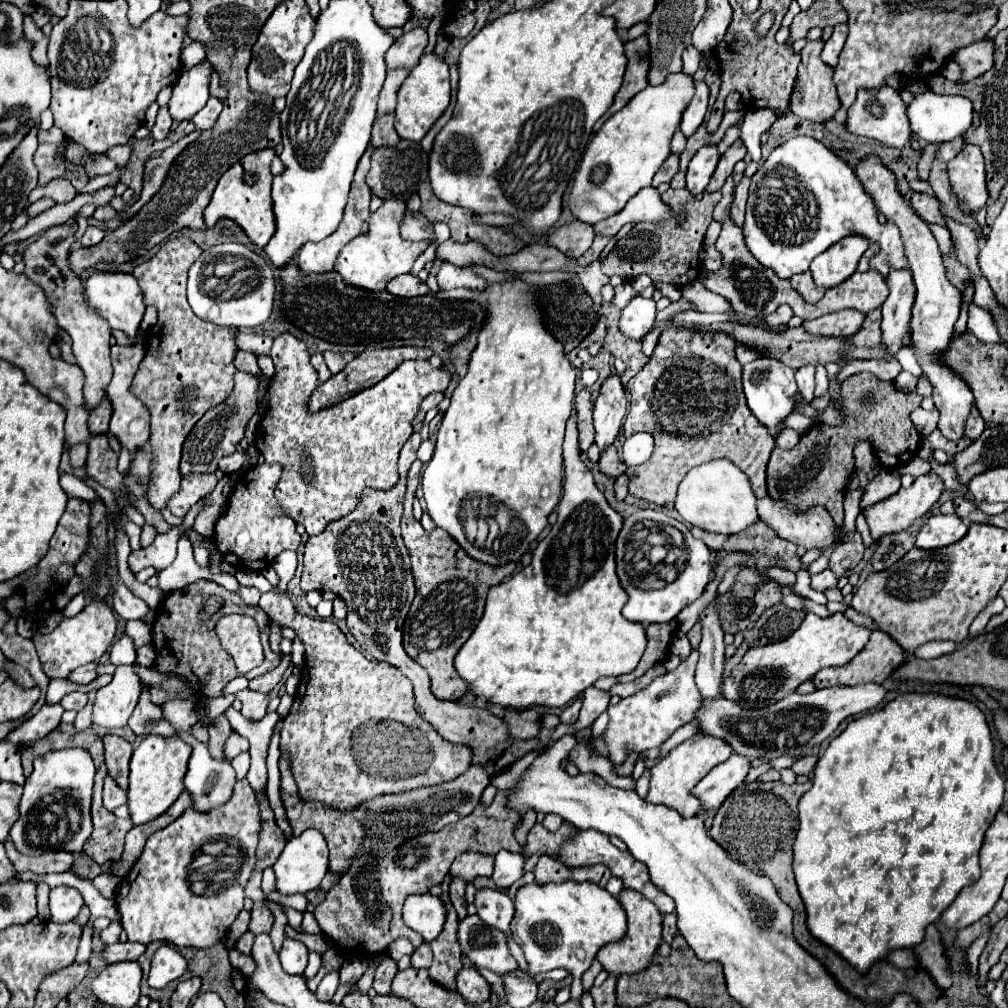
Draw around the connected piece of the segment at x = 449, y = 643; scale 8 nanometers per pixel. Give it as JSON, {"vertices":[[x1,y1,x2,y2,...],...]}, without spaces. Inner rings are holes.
{"vertices":[[416,460,408,472,408,490,404,496,402,516,402,538,412,556,412,572,416,580,416,598,404,624,404,648,412,660,428,670,432,692,438,698,458,700,466,694,468,684,456,674,454,656,480,622,488,588,506,580,516,570,516,564,508,562,504,566,490,566,478,562,470,558,460,548,460,544,442,528,426,532,412,514,412,500,420,484,420,470,422,464]]}

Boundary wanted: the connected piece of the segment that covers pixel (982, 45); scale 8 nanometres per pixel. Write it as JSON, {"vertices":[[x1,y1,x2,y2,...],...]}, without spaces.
{"vertices":[[992,38,980,40,976,44,970,44,966,48,962,48,960,52,956,52,954,60,962,66,964,74,962,74,962,82,974,80,976,76,988,72,988,68,994,66,994,42]]}

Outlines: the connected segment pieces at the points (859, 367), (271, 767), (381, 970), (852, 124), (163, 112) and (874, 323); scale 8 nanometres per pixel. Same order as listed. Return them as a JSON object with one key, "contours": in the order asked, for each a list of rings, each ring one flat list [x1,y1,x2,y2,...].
{"contours":[[[850,360,848,364,840,366,840,372,836,374,836,382,844,382,848,376,858,374,858,372,872,372,880,380,894,380,900,372,898,360]],[[278,732,272,736,272,742,270,742,270,754,268,754,268,798,270,798,270,806,272,810,276,812,278,820,282,822,282,812,284,810,284,804,280,800,280,768,278,768,278,760,280,760,280,748,278,748]],[[385,957,375,970,372,988,378,994,390,994,392,990,390,986,392,986,396,972,398,972,398,964,391,957]],[[884,86,884,88,874,88,874,90,860,90,856,96,856,102,848,110,848,124,846,128,852,134,858,136,868,136,874,138,890,148,904,148,910,142,910,120,906,116,906,104,900,98,900,92]],[[160,108,156,124,152,128,152,136,156,140,164,140,170,134,170,128,172,128,172,116,170,116,170,112,168,112,168,108]],[[876,308,866,314,866,320,862,324,862,330,856,332,850,340,856,346,876,346,880,344,882,330,880,330,880,318,882,318,882,308]]]}

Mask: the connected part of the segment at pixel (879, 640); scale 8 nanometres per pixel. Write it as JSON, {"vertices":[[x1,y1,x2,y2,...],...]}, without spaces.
{"vertices":[[874,630,870,642,860,650,860,656,844,668,824,668,814,676,816,688,828,688,836,684,854,686,862,682,882,684,896,666,904,662,906,654,902,646,882,630]]}

